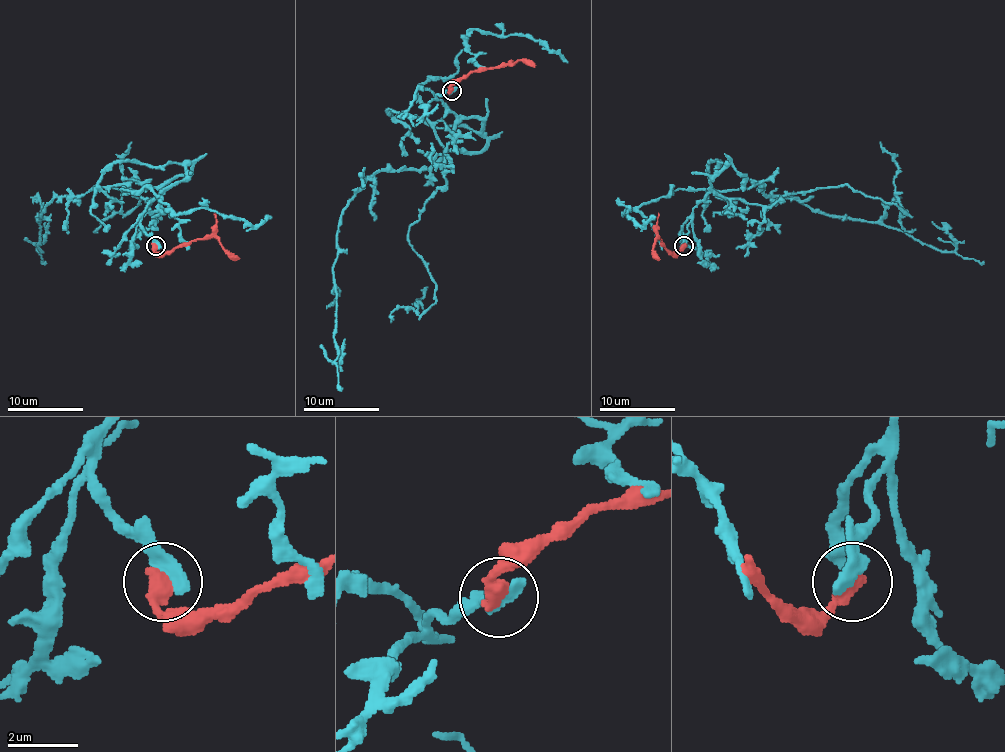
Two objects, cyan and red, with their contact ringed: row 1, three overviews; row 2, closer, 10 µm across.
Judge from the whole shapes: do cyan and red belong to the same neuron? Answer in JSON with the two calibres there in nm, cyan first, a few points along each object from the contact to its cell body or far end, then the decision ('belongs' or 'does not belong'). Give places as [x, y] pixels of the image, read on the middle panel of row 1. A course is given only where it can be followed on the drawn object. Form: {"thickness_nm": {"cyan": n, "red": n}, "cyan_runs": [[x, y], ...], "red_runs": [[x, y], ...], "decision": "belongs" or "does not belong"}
{"thickness_nm": {"cyan": 440, "red": 500}, "cyan_runs": [[451, 91], [437, 99], [477, 118], [487, 140], [428, 169], [379, 171], [348, 203], [333, 362], [345, 339]], "red_runs": [[451, 91], [452, 83], [471, 72], [521, 61], [536, 65]], "decision": "does not belong"}

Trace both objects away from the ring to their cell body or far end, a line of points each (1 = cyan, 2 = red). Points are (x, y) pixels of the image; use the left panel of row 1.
1: (155, 244), (141, 212), (191, 167), (149, 188), (132, 182), (58, 195), (37, 222), (41, 252), (49, 222)
2: (155, 246), (156, 252), (166, 252), (211, 237), (225, 250), (240, 258)

